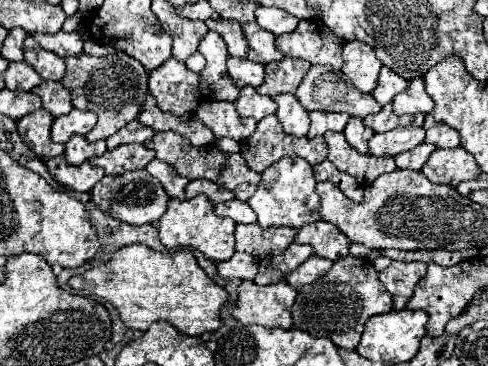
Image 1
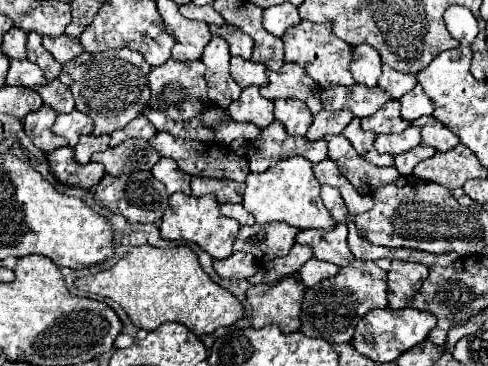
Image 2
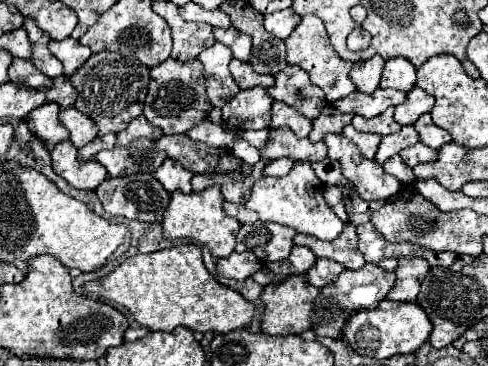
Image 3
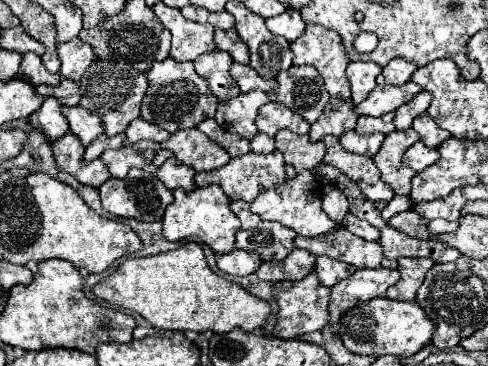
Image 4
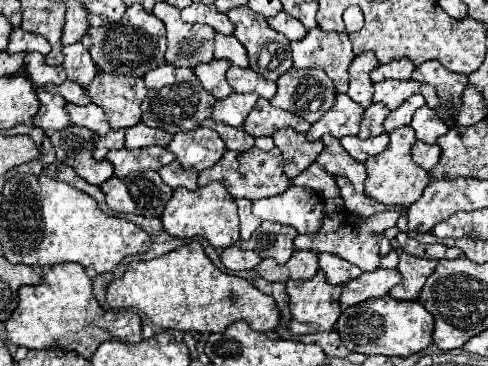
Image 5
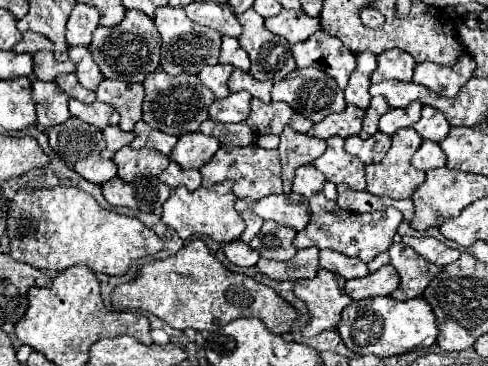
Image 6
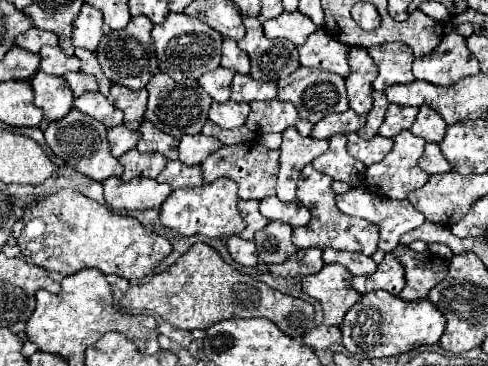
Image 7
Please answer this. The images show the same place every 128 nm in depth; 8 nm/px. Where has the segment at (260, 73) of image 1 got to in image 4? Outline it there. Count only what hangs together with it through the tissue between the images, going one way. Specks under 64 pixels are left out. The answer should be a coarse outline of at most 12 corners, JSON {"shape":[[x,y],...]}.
{"shape":[[240,62],[232,64],[230,74],[242,92],[276,88],[276,80],[266,80]]}

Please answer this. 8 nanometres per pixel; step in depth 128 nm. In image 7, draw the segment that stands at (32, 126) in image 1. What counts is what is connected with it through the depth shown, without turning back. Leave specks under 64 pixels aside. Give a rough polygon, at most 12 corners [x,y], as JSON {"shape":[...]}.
{"shape":[[36,72],[30,80],[44,120],[72,110],[72,90],[64,78]]}

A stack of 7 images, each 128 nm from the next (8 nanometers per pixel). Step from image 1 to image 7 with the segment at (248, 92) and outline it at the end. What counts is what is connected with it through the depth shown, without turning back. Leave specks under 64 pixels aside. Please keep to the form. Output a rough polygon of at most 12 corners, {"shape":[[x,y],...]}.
{"shape":[[214,102],[208,118],[222,128],[238,128],[250,114],[248,102]]}

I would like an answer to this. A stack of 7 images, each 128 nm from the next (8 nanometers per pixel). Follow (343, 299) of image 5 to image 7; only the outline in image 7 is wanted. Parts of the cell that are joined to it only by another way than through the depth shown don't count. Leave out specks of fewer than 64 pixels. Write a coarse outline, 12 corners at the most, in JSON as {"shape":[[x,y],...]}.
{"shape":[[388,252],[370,276],[352,278],[358,294],[404,288],[402,264]]}

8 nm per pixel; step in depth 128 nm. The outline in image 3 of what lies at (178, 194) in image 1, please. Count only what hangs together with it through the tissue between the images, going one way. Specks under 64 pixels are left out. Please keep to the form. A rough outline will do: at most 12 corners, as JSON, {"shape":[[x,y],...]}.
{"shape":[[166,158],[154,178],[172,194],[192,192],[188,172],[180,162]]}

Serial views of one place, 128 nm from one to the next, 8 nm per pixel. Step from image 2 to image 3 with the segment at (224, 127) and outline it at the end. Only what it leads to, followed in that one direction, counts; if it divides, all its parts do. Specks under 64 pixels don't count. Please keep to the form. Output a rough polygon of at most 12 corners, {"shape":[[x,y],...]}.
{"shape":[[246,130],[242,138],[254,148],[264,146],[268,130]]}

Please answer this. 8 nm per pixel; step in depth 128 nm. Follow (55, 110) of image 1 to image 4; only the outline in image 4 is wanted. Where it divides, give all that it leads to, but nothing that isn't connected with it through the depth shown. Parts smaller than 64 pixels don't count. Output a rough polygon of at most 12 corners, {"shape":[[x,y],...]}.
{"shape":[[62,78],[60,86],[36,86],[44,98],[78,106],[78,84]]}

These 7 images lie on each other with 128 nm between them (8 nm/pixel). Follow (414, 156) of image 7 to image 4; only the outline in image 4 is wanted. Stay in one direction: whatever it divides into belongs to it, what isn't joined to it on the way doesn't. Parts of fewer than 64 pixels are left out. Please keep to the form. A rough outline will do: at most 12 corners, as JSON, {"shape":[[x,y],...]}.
{"shape":[[412,128],[386,136],[372,158],[394,194],[410,196],[412,172],[400,158],[420,136]]}

